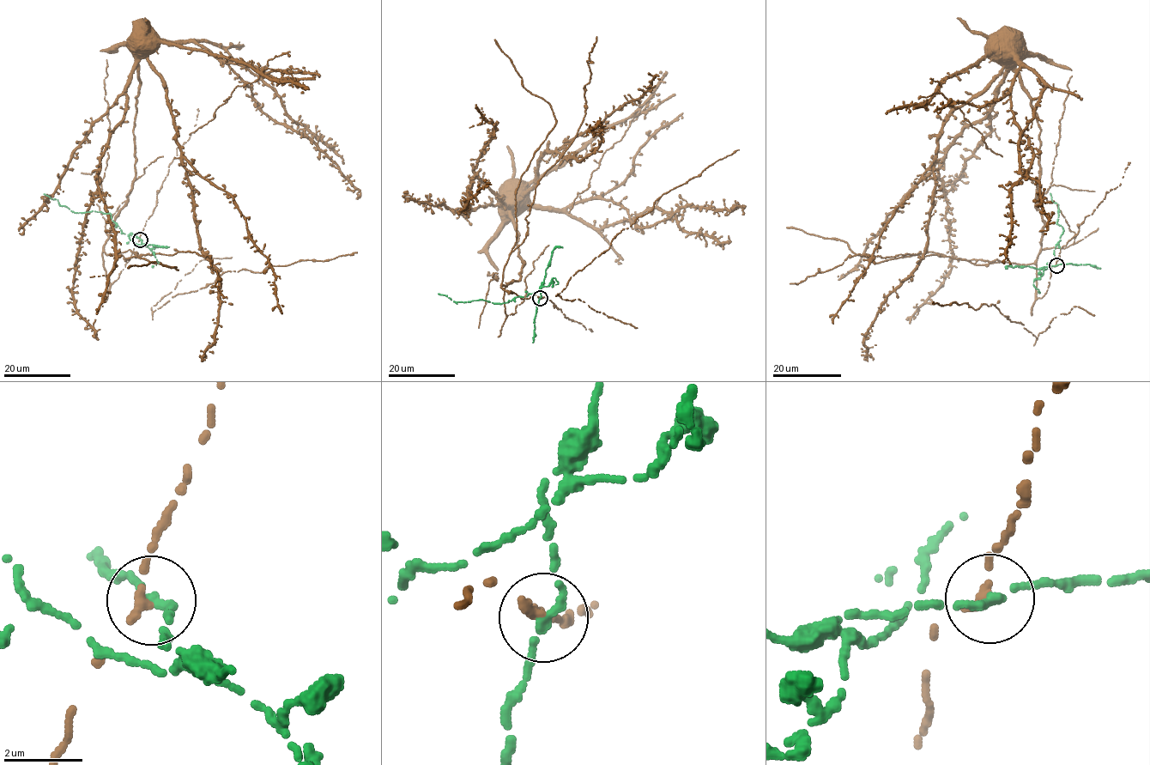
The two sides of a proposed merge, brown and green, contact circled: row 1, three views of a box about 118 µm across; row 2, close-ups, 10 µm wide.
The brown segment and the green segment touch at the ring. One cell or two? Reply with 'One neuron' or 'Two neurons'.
Two neurons

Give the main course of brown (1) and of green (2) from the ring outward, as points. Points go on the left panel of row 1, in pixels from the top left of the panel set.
1: (140, 239), (111, 283), (102, 246), (136, 177), (137, 62), (154, 46), (151, 39)
2: (140, 239), (143, 244), (139, 245), (122, 232), (109, 213), (75, 213), (44, 194)

